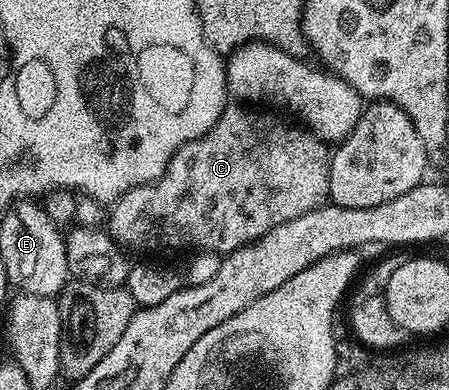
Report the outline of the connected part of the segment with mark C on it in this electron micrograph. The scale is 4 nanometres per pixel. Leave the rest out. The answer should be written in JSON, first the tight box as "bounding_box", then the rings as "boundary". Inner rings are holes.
{"bounding_box":[106,105,332,257],"boundary":[[[228,105],[223,108],[221,117],[199,139],[186,143],[177,149],[177,153],[169,161],[165,173],[159,179],[154,179],[152,183],[143,183],[139,187],[134,187],[120,195],[114,203],[110,204],[106,230],[112,239],[124,249],[132,247],[135,251],[187,251],[198,253],[200,251],[213,251],[216,255],[222,257],[230,255],[231,252],[237,251],[242,247],[248,247],[250,243],[256,243],[261,237],[279,225],[285,225],[285,221],[293,221],[313,209],[324,206],[328,202],[329,191],[329,169],[331,168],[332,152],[328,144],[319,139],[314,132],[307,129],[306,126],[296,125],[294,122],[286,123],[283,119],[278,119],[270,110],[256,109],[251,105]]]}

